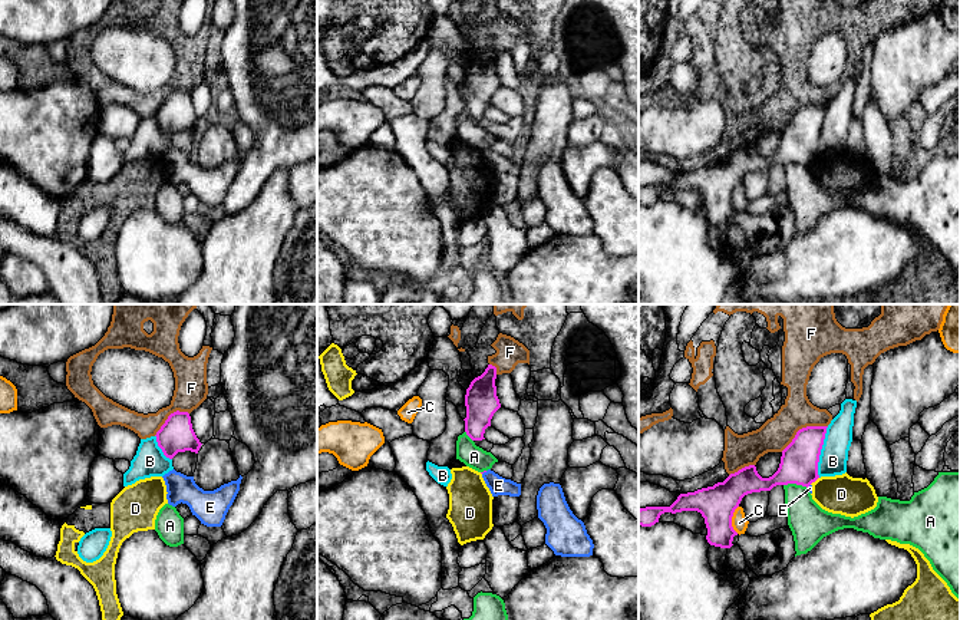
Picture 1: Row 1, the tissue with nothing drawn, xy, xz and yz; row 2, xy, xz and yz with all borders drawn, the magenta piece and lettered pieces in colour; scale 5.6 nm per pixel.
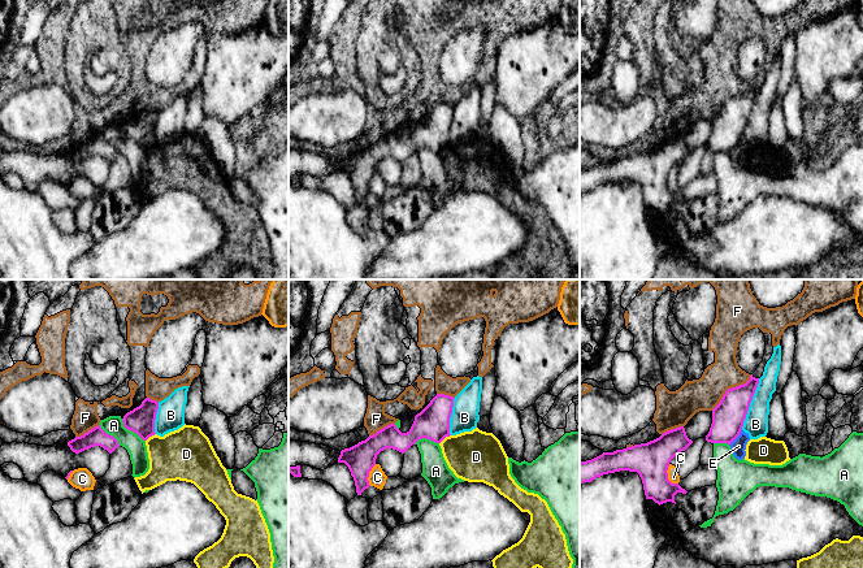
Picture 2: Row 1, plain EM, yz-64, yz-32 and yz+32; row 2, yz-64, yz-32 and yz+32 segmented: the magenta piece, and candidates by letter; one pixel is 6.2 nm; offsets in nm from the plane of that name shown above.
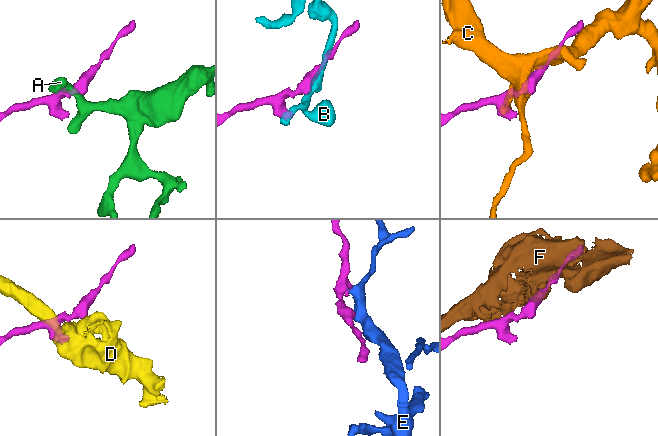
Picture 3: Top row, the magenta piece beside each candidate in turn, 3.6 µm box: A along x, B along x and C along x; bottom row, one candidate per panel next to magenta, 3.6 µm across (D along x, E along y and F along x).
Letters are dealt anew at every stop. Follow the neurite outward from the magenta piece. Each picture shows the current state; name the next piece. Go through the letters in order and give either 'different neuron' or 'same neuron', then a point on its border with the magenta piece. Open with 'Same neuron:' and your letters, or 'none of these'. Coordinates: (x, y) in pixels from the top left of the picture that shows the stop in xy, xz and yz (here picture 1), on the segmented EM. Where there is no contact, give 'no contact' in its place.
Same neuron: none of these
A: different neuron; contact yz (795, 482)
B: different neuron; contact yz (820, 452)
C: different neuron; contact yz (731, 520)
D: different neuron; contact yz (814, 481)
E: different neuron; contact xz (484, 471)
F: different neuron; contact yz (802, 428)

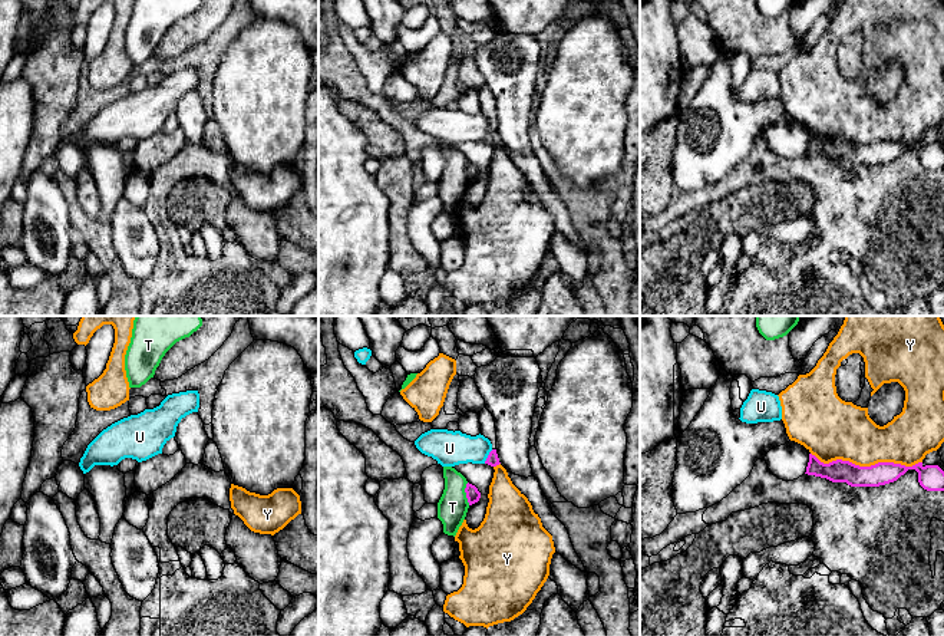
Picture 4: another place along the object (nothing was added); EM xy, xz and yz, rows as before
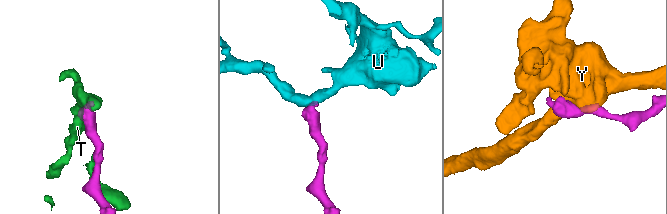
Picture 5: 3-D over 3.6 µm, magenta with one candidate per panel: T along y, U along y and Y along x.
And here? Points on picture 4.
Same neuron: none of these
T: different neuron; contact xz (466, 494)
U: different neuron; contact xz (488, 457)
Y: different neuron; contact yz (867, 467)

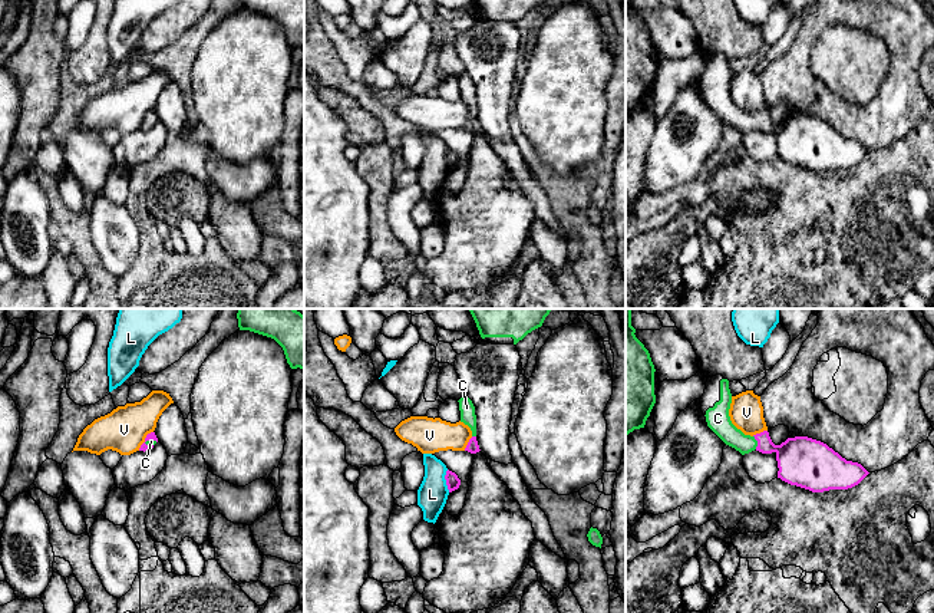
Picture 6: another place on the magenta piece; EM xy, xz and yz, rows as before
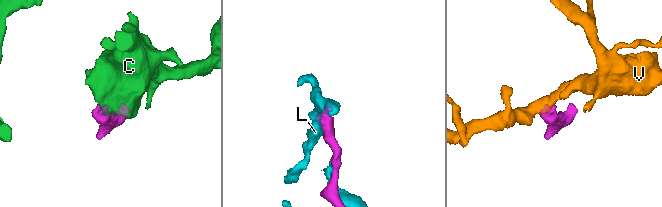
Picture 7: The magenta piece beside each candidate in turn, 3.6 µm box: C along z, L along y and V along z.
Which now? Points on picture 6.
Same neuron: C
C: same neuron; contact yz (758, 442)
L: different neuron; contact xz (446, 481)
V: different neuron; contact xy (145, 440)

